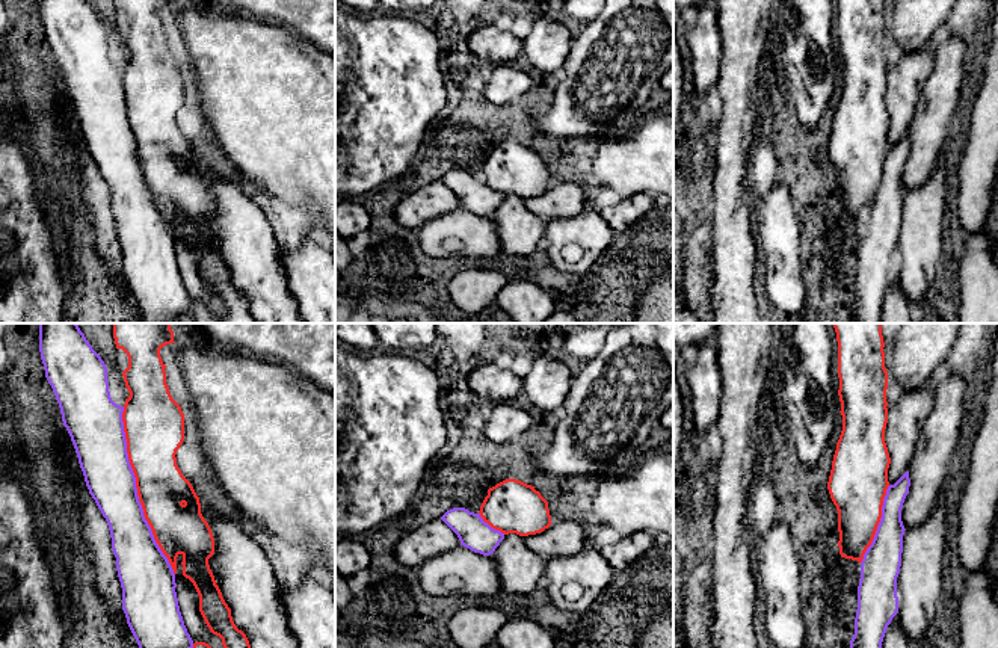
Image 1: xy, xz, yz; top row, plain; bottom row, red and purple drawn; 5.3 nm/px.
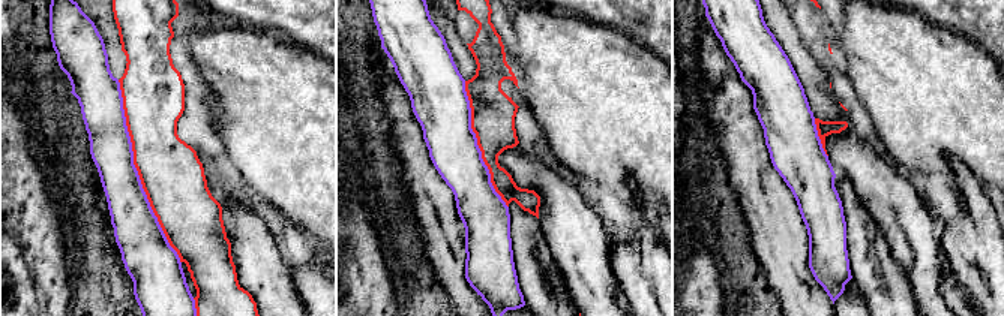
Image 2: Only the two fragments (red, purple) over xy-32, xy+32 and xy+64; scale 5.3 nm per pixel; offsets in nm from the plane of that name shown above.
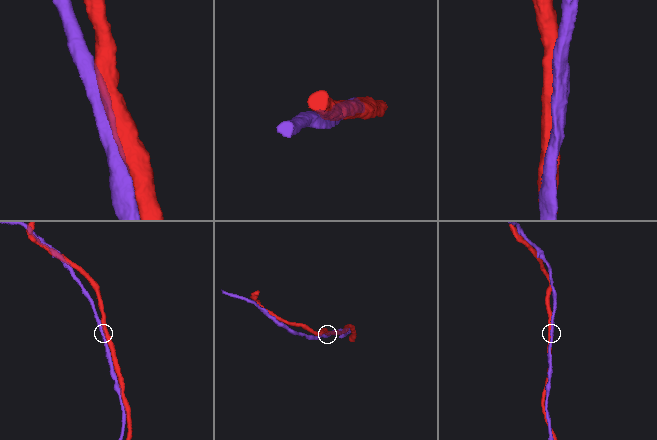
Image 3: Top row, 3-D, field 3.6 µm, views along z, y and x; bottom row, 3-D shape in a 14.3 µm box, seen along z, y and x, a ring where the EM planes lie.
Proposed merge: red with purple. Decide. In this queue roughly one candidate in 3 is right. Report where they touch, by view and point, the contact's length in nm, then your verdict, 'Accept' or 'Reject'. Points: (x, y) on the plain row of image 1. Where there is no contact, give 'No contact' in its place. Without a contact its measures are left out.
Touches red at xy (138, 153). Shared border 950 nm. Reject

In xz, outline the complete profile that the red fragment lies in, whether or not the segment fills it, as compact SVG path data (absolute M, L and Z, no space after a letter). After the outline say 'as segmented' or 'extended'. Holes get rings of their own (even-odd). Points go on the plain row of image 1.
M506 140L489 150L479 175L504 196L528 198L551 187L548 163L534 148L516 140Z | as segmented

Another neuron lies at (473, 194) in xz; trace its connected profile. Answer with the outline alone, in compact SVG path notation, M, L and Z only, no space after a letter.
M453 169L441 181L457 196L460 207L483 218L492 216L504 201L504 195L485 184L480 175L465 169Z

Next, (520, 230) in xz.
M504 196L504 201L491 216L495 224L501 251L507 255L527 257L538 249L545 237L547 221L531 213L524 198Z

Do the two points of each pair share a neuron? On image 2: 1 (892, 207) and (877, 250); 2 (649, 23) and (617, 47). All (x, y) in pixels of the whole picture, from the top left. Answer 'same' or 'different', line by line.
1: different
2: different

